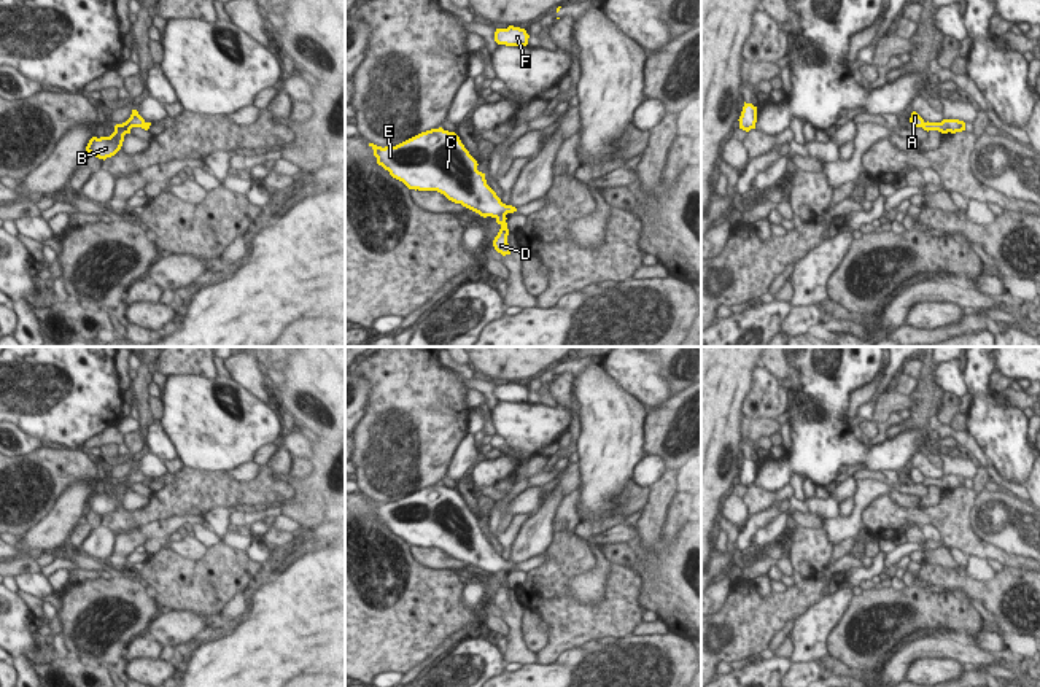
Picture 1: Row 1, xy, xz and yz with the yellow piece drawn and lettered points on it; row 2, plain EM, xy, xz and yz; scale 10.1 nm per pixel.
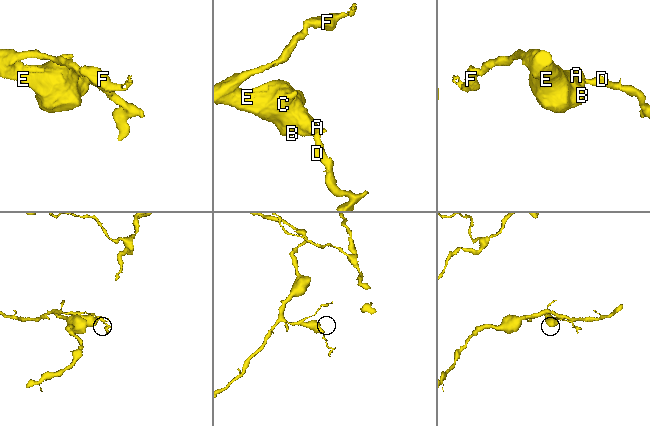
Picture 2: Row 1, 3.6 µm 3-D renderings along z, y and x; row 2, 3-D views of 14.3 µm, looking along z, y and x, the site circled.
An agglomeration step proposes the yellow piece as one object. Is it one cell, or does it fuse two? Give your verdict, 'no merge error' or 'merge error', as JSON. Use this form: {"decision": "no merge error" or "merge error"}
{"decision": "merge error"}

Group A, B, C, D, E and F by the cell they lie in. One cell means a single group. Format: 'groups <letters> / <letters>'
groups A B C E F / D

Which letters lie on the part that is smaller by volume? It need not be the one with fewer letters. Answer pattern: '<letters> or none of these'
D

